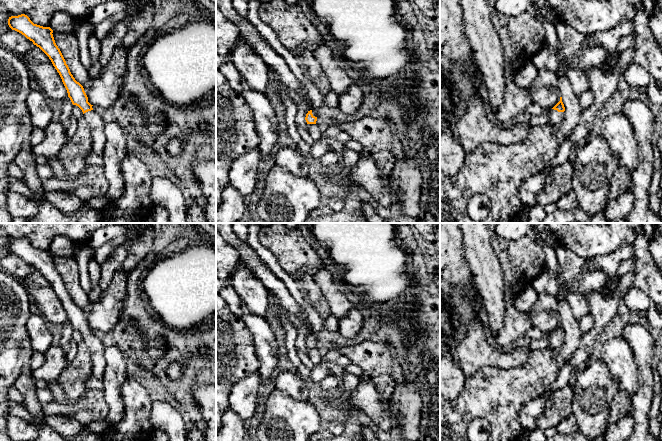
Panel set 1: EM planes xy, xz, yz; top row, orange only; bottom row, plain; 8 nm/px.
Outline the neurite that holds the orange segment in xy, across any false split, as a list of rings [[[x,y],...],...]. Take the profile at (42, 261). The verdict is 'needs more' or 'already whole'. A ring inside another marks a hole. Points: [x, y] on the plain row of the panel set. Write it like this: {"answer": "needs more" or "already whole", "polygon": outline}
{"answer": "needs more", "polygon": [[[25,238],[9,241],[8,249],[12,254],[21,257],[32,265],[49,281],[62,303],[72,328],[82,334],[83,341],[90,349],[92,376],[102,380],[106,368],[105,346],[93,335],[93,329],[88,326],[83,310],[71,298],[60,273],[55,267],[53,254],[50,251],[34,248]]]}

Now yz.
{"answer": "needs more", "polygon": [[[560,321],[560,325],[549,334],[549,347],[553,350],[557,350],[560,348],[564,342],[565,331],[562,326],[562,321]]]}

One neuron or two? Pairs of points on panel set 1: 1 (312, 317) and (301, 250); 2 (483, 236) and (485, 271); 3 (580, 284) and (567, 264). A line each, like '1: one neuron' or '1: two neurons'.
1: two neurons
2: one neuron
3: one neuron

